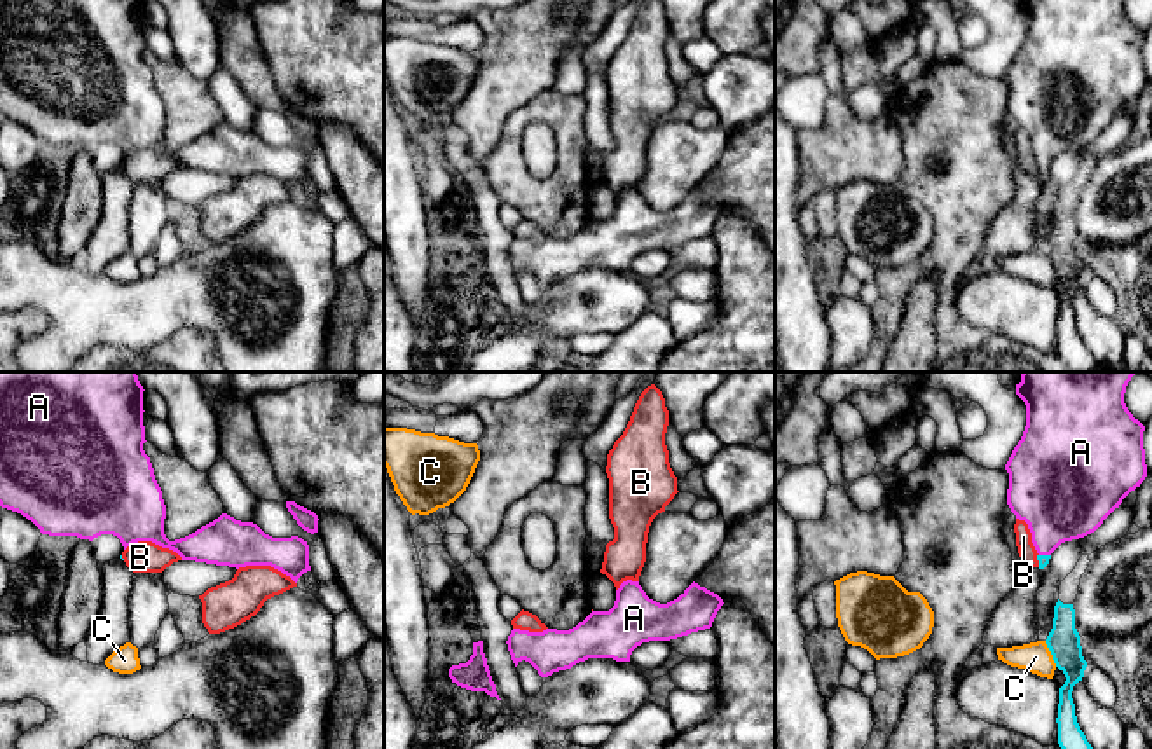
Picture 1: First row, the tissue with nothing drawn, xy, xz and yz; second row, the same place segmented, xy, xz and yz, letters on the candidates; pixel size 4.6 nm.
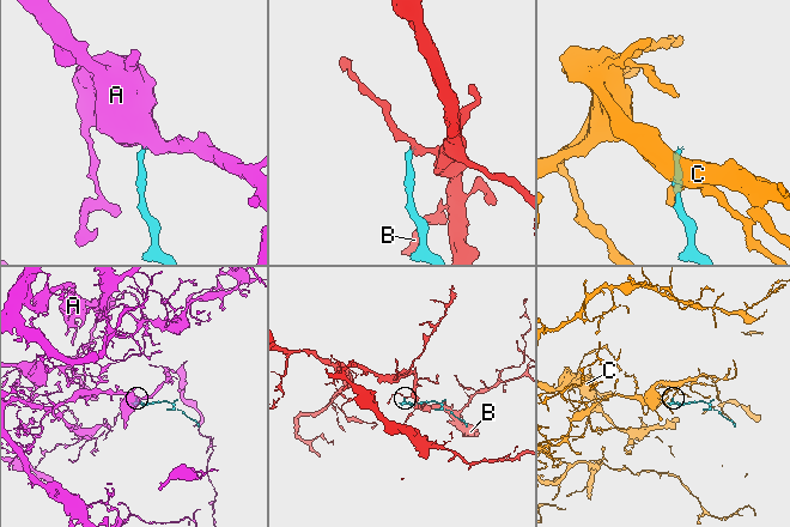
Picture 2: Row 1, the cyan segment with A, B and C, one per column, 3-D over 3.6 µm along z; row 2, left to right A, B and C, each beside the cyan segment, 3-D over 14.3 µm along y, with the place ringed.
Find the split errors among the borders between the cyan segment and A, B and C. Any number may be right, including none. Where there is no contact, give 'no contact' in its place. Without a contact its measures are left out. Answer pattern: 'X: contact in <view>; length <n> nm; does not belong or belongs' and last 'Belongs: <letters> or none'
A: contact in yz; length 60 nm; belongs
B: contact in yz; length 60 nm; does not belong
C: contact in yz; length 130 nm; does not belong
Belongs: A

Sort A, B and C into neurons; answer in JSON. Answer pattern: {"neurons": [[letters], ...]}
{"neurons": [["A"], ["B"], ["C"]]}

